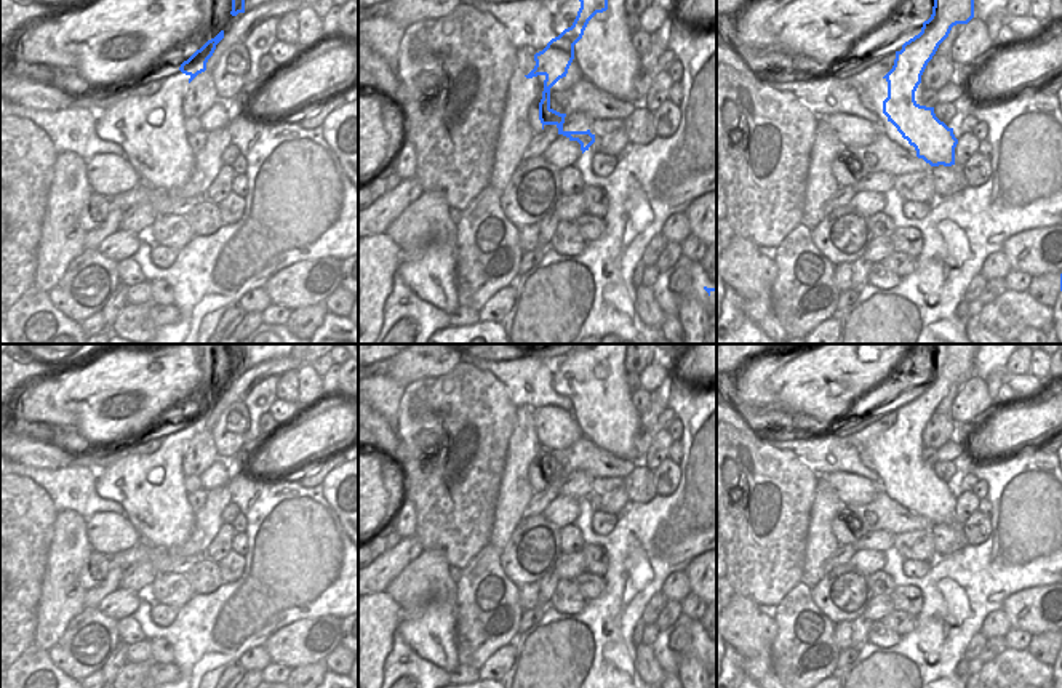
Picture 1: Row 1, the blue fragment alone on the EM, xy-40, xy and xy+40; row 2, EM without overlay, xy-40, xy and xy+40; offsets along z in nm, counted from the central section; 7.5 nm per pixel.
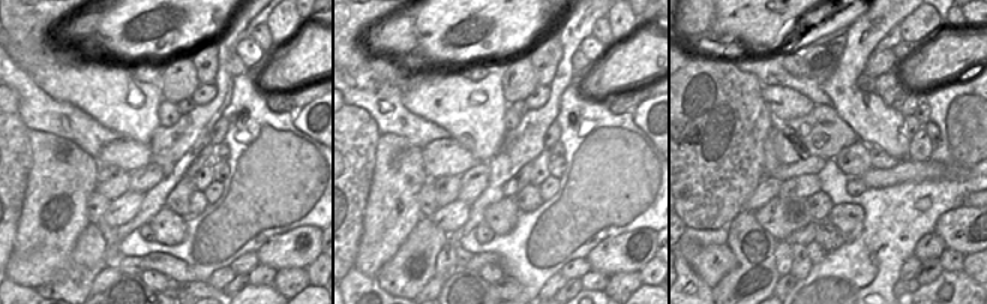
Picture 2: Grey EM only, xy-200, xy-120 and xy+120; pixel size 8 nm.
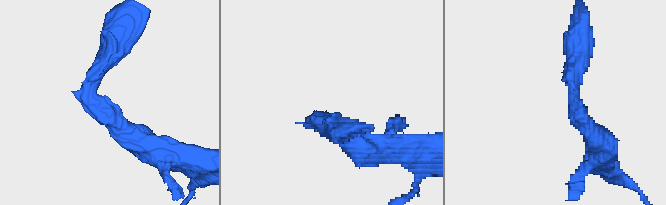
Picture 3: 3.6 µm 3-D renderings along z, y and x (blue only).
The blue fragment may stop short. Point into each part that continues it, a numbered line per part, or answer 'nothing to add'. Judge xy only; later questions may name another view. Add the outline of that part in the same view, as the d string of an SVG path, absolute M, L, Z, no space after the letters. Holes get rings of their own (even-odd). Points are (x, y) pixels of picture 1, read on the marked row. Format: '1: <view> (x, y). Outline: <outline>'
1: xy (498, 125). Outline: M545 75L512 80L513 93L507 101L486 101L483 106L464 109L461 118L461 136L477 142L497 168L499 150L505 154L523 154L529 133L529 109L539 117Z

